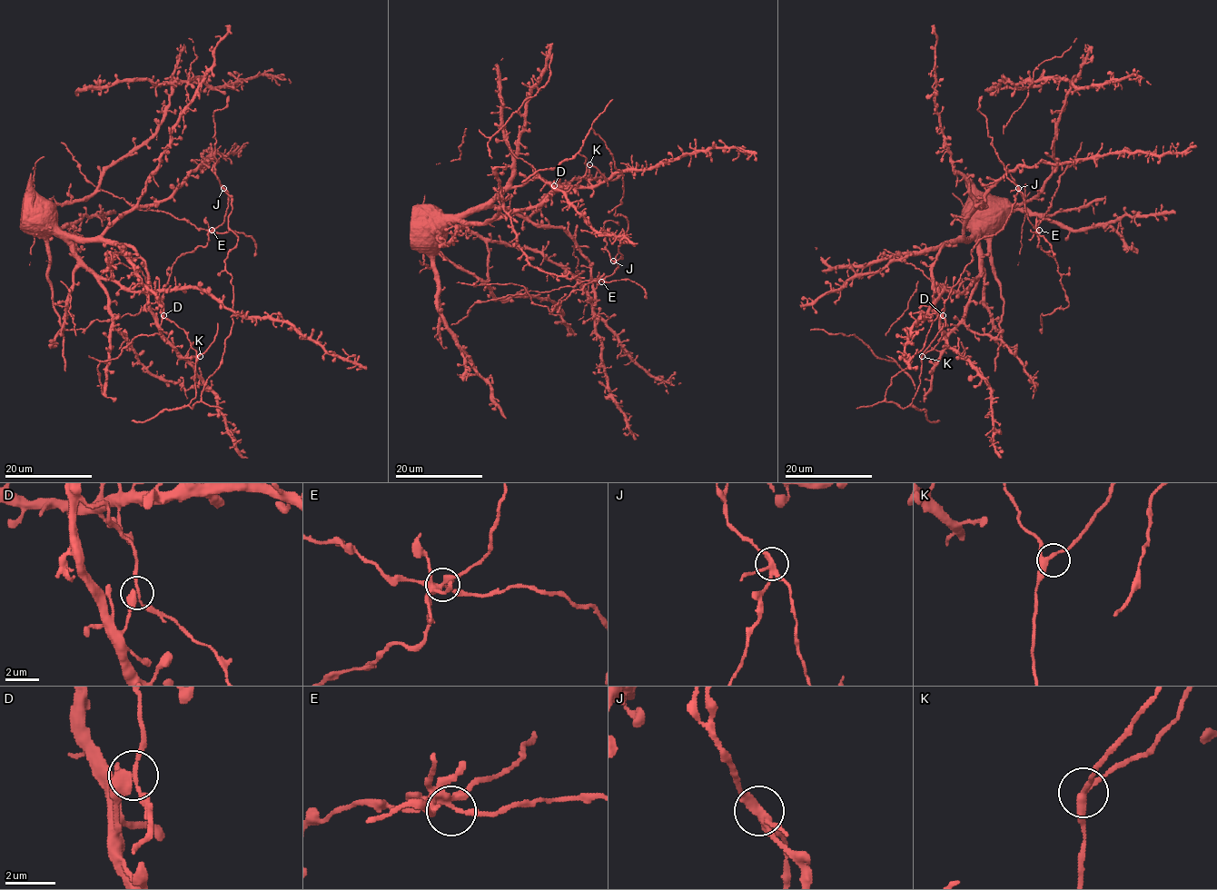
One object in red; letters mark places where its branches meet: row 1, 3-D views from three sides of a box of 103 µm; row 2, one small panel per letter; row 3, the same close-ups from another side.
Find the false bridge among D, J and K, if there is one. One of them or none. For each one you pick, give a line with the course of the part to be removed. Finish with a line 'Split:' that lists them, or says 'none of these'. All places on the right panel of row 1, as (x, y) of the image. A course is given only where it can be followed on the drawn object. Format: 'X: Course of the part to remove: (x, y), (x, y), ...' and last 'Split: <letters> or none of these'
J: Course of the part to remove: (1018, 187), (1037, 245), (1055, 260), (1068, 304), (1042, 313), (1040, 330)
Split: J

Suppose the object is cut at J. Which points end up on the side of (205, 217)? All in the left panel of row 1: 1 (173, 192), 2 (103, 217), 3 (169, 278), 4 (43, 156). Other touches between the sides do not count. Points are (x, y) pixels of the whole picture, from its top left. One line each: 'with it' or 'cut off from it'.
1: cut off from it
2: cut off from it
3: with it
4: cut off from it

